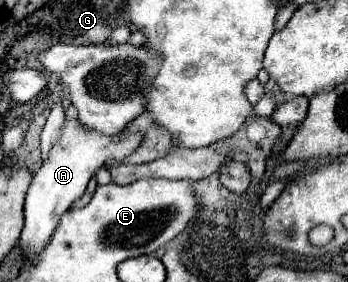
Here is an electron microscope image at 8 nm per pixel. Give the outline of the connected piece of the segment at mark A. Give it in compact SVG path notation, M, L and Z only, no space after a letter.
M64 119L60 137L52 145L48 161L34 175L26 195L26 205L24 205L26 225L22 229L20 241L16 243L16 247L20 247L20 251L24 253L26 261L32 261L38 253L42 253L50 235L56 229L60 215L68 211L78 197L82 197L90 177L96 175L96 171L106 163L126 159L134 149L138 149L140 141L142 133L138 131L130 133L128 129L124 129L118 135L108 137L108 135L98 135L98 131L86 131L86 127L82 127L82 123L78 123L76 119Z

